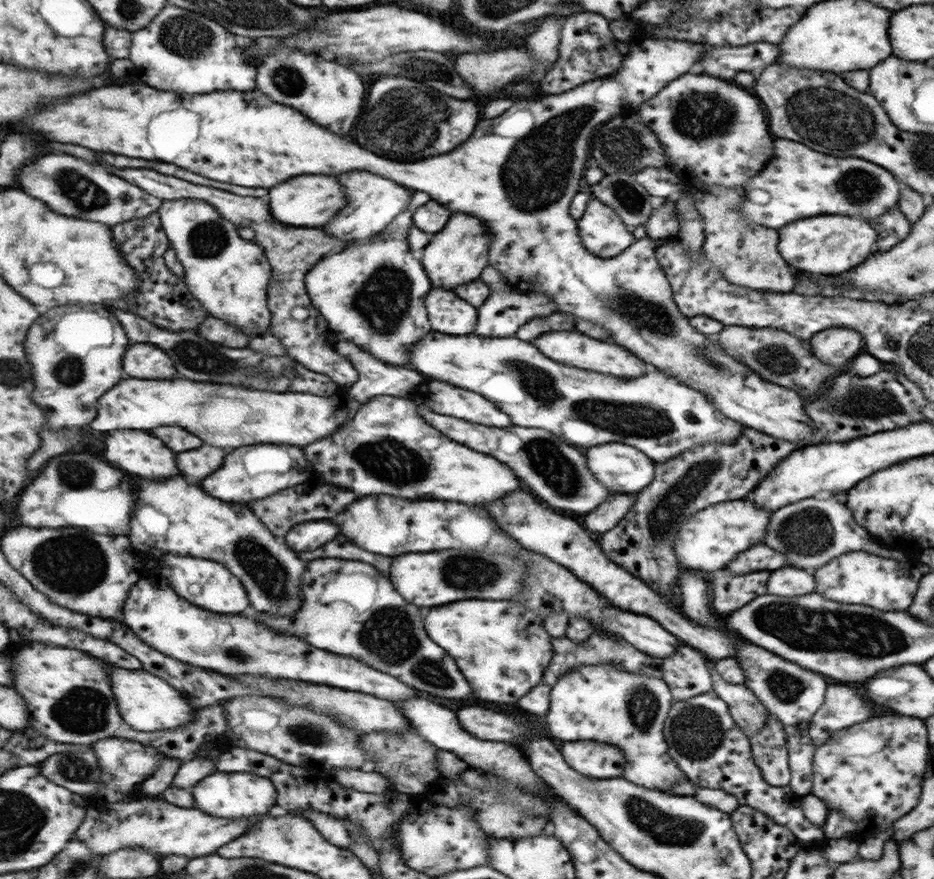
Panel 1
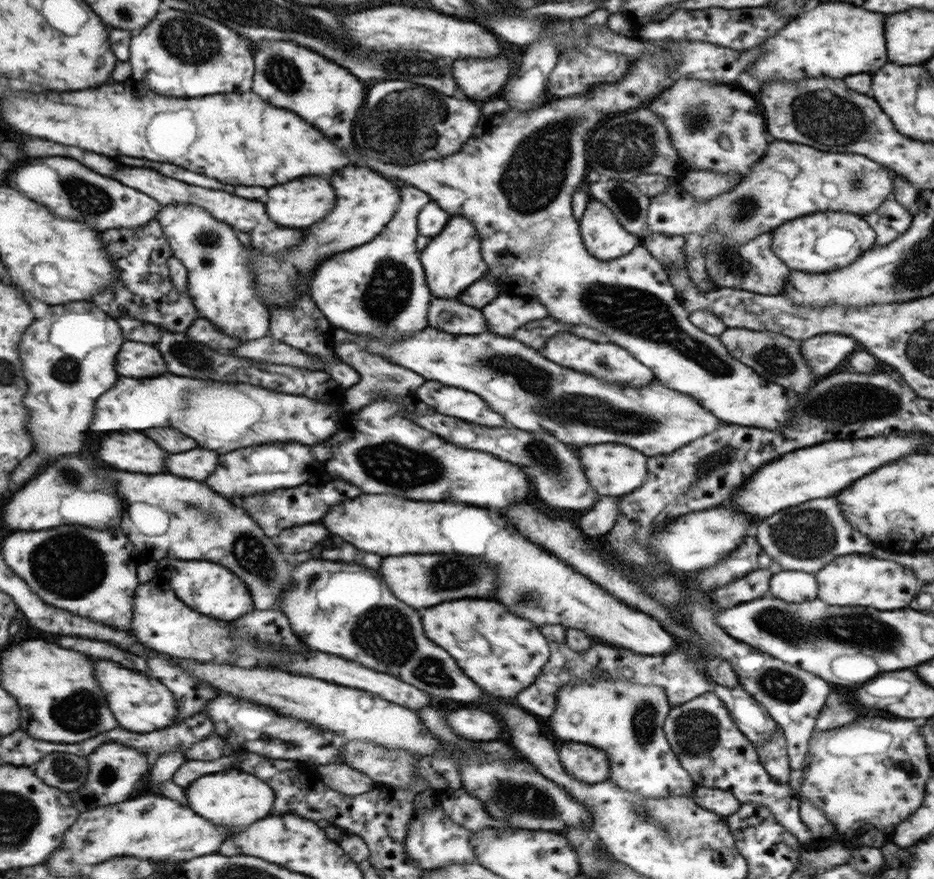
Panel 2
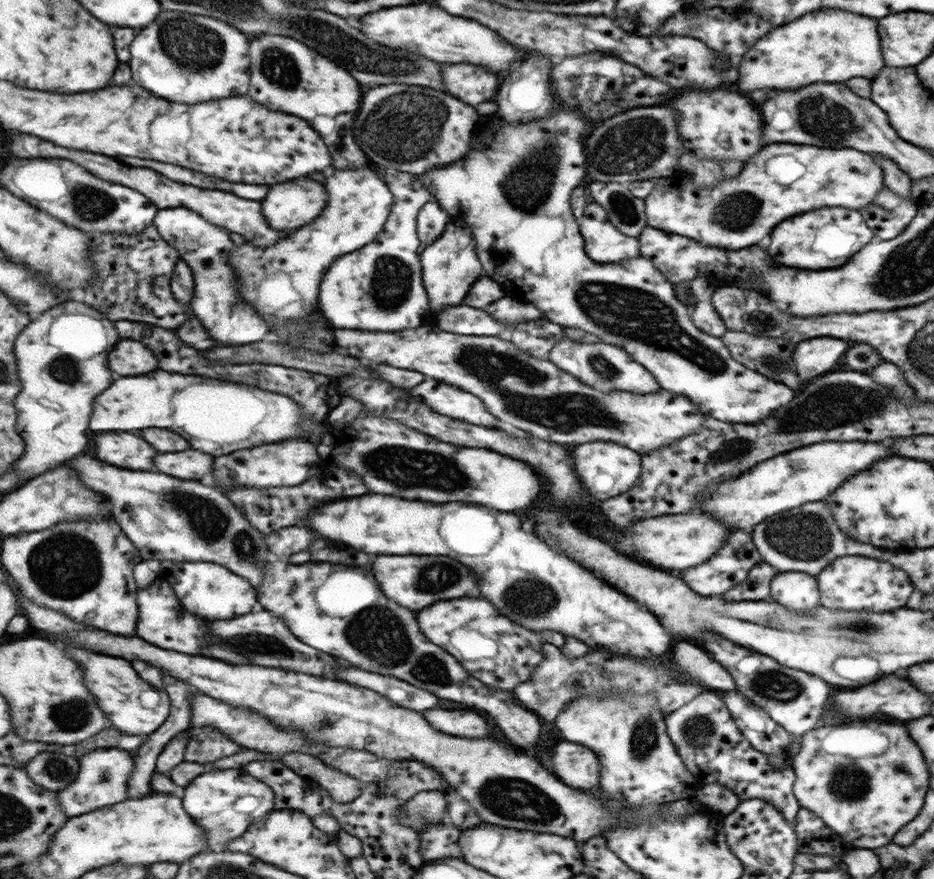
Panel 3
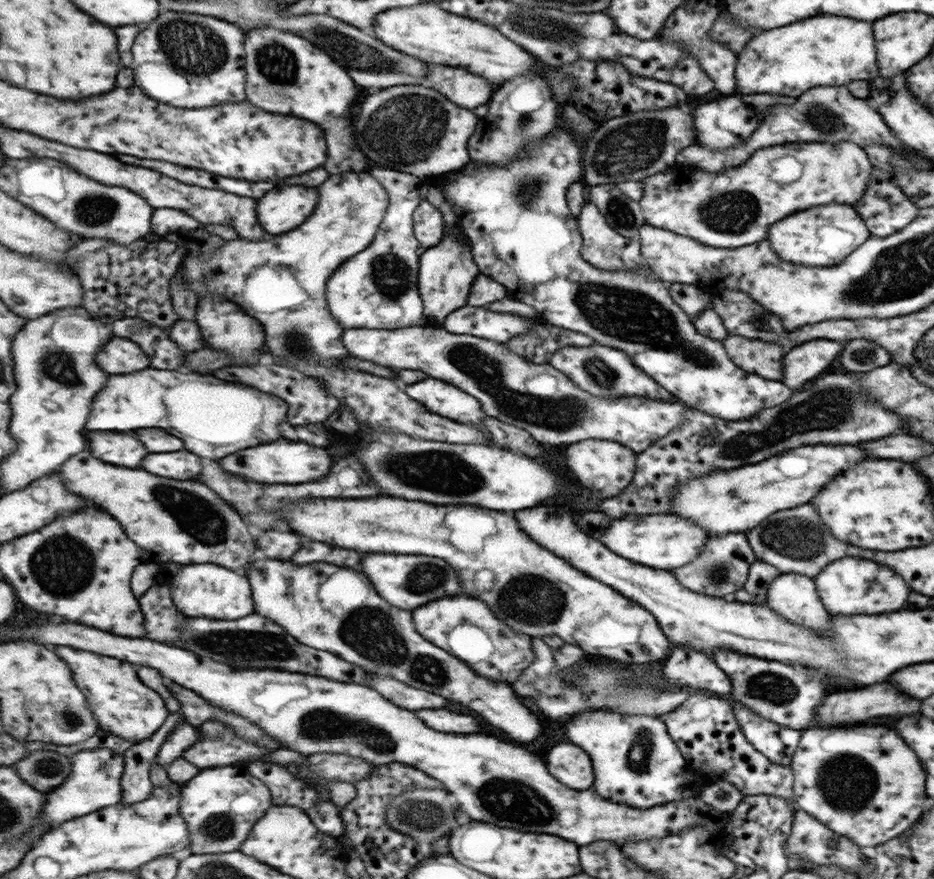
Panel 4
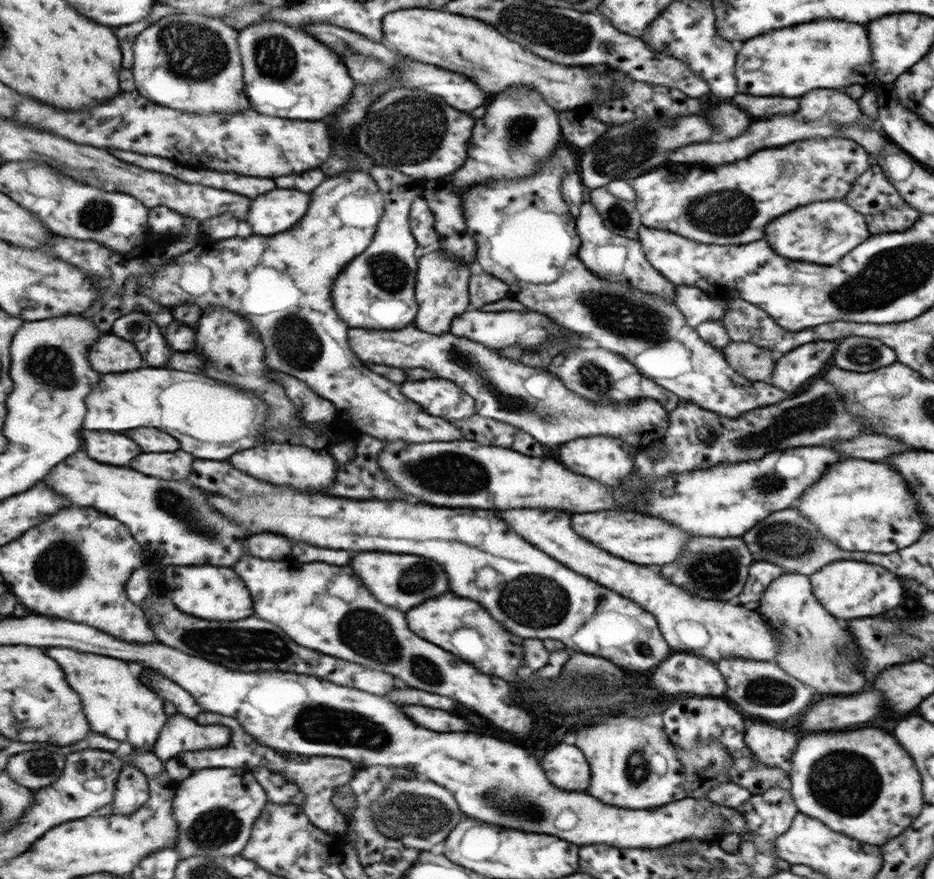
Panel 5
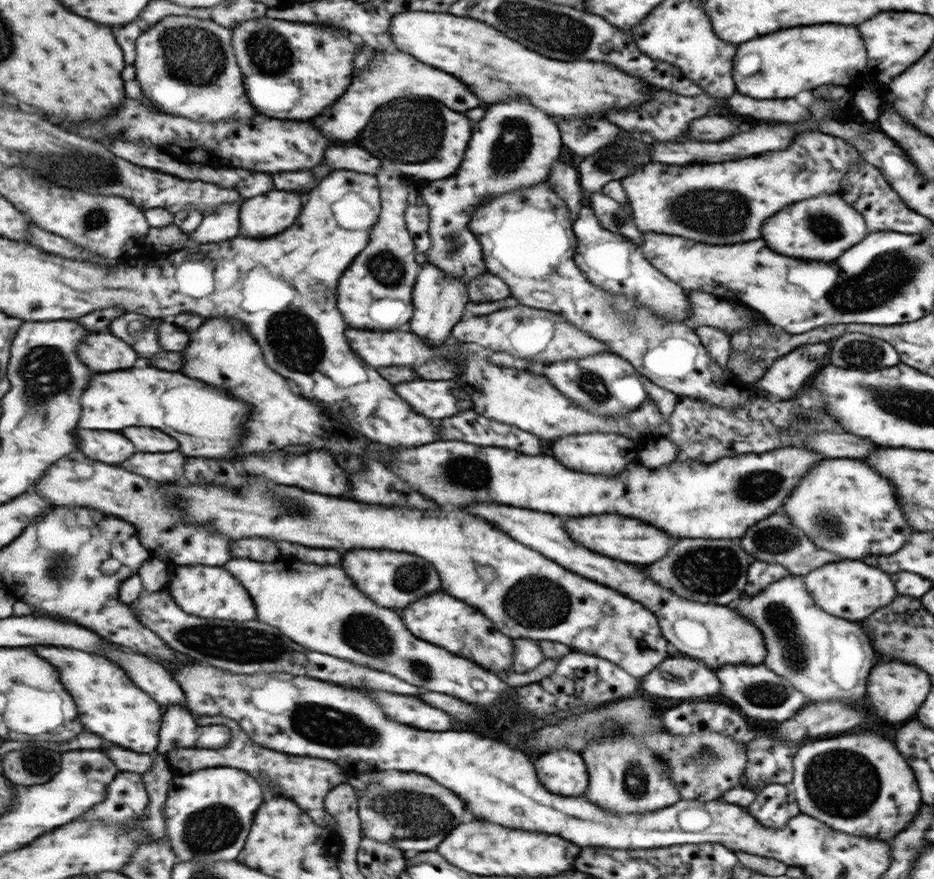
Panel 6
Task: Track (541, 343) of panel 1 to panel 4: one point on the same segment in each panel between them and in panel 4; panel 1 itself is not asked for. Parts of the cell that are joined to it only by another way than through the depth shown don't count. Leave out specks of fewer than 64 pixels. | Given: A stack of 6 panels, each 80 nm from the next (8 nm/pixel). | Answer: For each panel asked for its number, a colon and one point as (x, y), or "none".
2: (605, 362)
3: (603, 366)
4: (605, 372)

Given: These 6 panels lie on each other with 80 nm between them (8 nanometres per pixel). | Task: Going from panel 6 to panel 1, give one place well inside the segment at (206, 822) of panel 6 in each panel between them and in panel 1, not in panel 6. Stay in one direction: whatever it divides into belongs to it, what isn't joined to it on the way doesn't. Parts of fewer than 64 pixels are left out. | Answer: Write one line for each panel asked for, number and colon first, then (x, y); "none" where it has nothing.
1: (238, 795)
2: (239, 799)
3: (225, 802)
4: (221, 806)
5: (216, 808)

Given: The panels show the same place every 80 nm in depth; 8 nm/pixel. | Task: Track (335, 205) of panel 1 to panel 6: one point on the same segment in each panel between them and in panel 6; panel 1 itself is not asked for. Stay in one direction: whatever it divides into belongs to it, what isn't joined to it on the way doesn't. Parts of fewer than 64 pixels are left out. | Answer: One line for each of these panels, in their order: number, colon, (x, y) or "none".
2: (304, 201)
3: (288, 206)
4: (282, 211)
5: (277, 211)
6: (262, 216)

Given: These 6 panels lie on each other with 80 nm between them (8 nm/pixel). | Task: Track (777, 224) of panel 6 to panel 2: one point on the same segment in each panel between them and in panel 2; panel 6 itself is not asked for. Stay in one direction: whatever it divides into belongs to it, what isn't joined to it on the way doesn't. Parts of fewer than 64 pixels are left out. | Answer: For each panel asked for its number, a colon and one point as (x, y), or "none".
2: (822, 242)
3: (826, 238)
4: (822, 236)
5: (822, 232)

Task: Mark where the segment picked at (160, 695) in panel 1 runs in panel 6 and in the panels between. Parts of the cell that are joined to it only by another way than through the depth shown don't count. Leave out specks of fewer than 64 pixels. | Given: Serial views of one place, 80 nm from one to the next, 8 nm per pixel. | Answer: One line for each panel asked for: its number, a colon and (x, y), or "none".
2: (141, 704)
3: (129, 701)
4: (123, 705)
5: (118, 705)
6: (112, 706)

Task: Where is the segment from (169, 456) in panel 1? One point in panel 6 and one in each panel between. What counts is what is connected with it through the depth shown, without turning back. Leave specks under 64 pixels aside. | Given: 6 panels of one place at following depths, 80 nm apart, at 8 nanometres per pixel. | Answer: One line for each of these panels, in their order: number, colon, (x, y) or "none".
2: (134, 452)
3: (126, 450)
4: (110, 447)
5: (112, 448)
6: (110, 447)

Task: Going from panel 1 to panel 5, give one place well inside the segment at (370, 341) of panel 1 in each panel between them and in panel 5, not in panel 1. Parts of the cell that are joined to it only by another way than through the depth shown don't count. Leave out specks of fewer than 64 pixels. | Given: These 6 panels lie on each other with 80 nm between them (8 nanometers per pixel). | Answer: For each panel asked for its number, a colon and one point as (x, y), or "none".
2: (380, 290)
3: (381, 287)
4: (379, 288)
5: (377, 290)

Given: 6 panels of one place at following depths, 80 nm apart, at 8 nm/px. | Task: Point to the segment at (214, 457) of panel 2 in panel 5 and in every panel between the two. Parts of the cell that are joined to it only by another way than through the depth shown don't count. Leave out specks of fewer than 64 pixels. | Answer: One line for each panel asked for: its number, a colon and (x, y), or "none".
3: (191, 465)
4: (183, 465)
5: (168, 465)

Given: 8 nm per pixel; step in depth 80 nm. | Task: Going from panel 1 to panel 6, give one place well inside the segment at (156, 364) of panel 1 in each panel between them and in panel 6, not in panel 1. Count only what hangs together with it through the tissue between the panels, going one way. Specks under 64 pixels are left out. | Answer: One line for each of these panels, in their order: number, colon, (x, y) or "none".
2: (137, 359)
3: (131, 357)
4: (120, 356)
5: (113, 354)
6: (101, 351)

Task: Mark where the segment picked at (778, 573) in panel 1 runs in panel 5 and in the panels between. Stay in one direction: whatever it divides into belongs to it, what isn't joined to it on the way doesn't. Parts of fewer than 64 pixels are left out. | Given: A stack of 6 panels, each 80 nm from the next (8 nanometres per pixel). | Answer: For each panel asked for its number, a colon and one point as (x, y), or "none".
2: (790, 586)
3: (797, 591)
4: (794, 597)
5: (820, 652)

